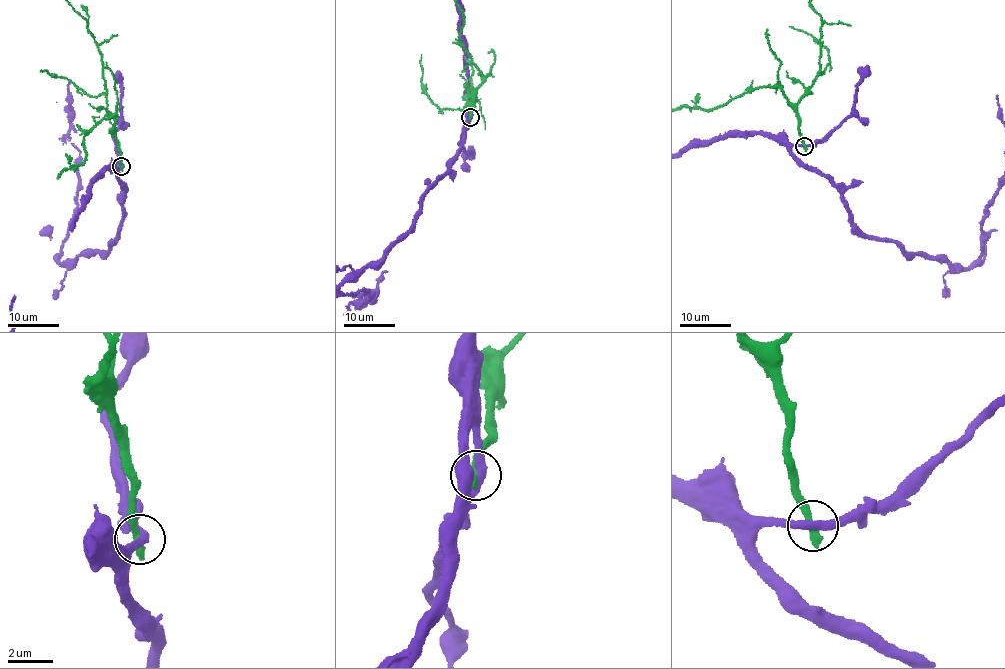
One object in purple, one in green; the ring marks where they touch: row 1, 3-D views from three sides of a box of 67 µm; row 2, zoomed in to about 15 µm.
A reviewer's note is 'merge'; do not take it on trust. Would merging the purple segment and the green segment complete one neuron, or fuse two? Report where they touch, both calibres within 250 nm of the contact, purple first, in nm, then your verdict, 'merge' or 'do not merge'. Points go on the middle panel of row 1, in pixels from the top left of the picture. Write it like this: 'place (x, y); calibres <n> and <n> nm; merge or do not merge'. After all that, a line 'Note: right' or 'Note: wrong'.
place (470, 117); calibres 360 and 440 nm; do not merge
Note: wrong

